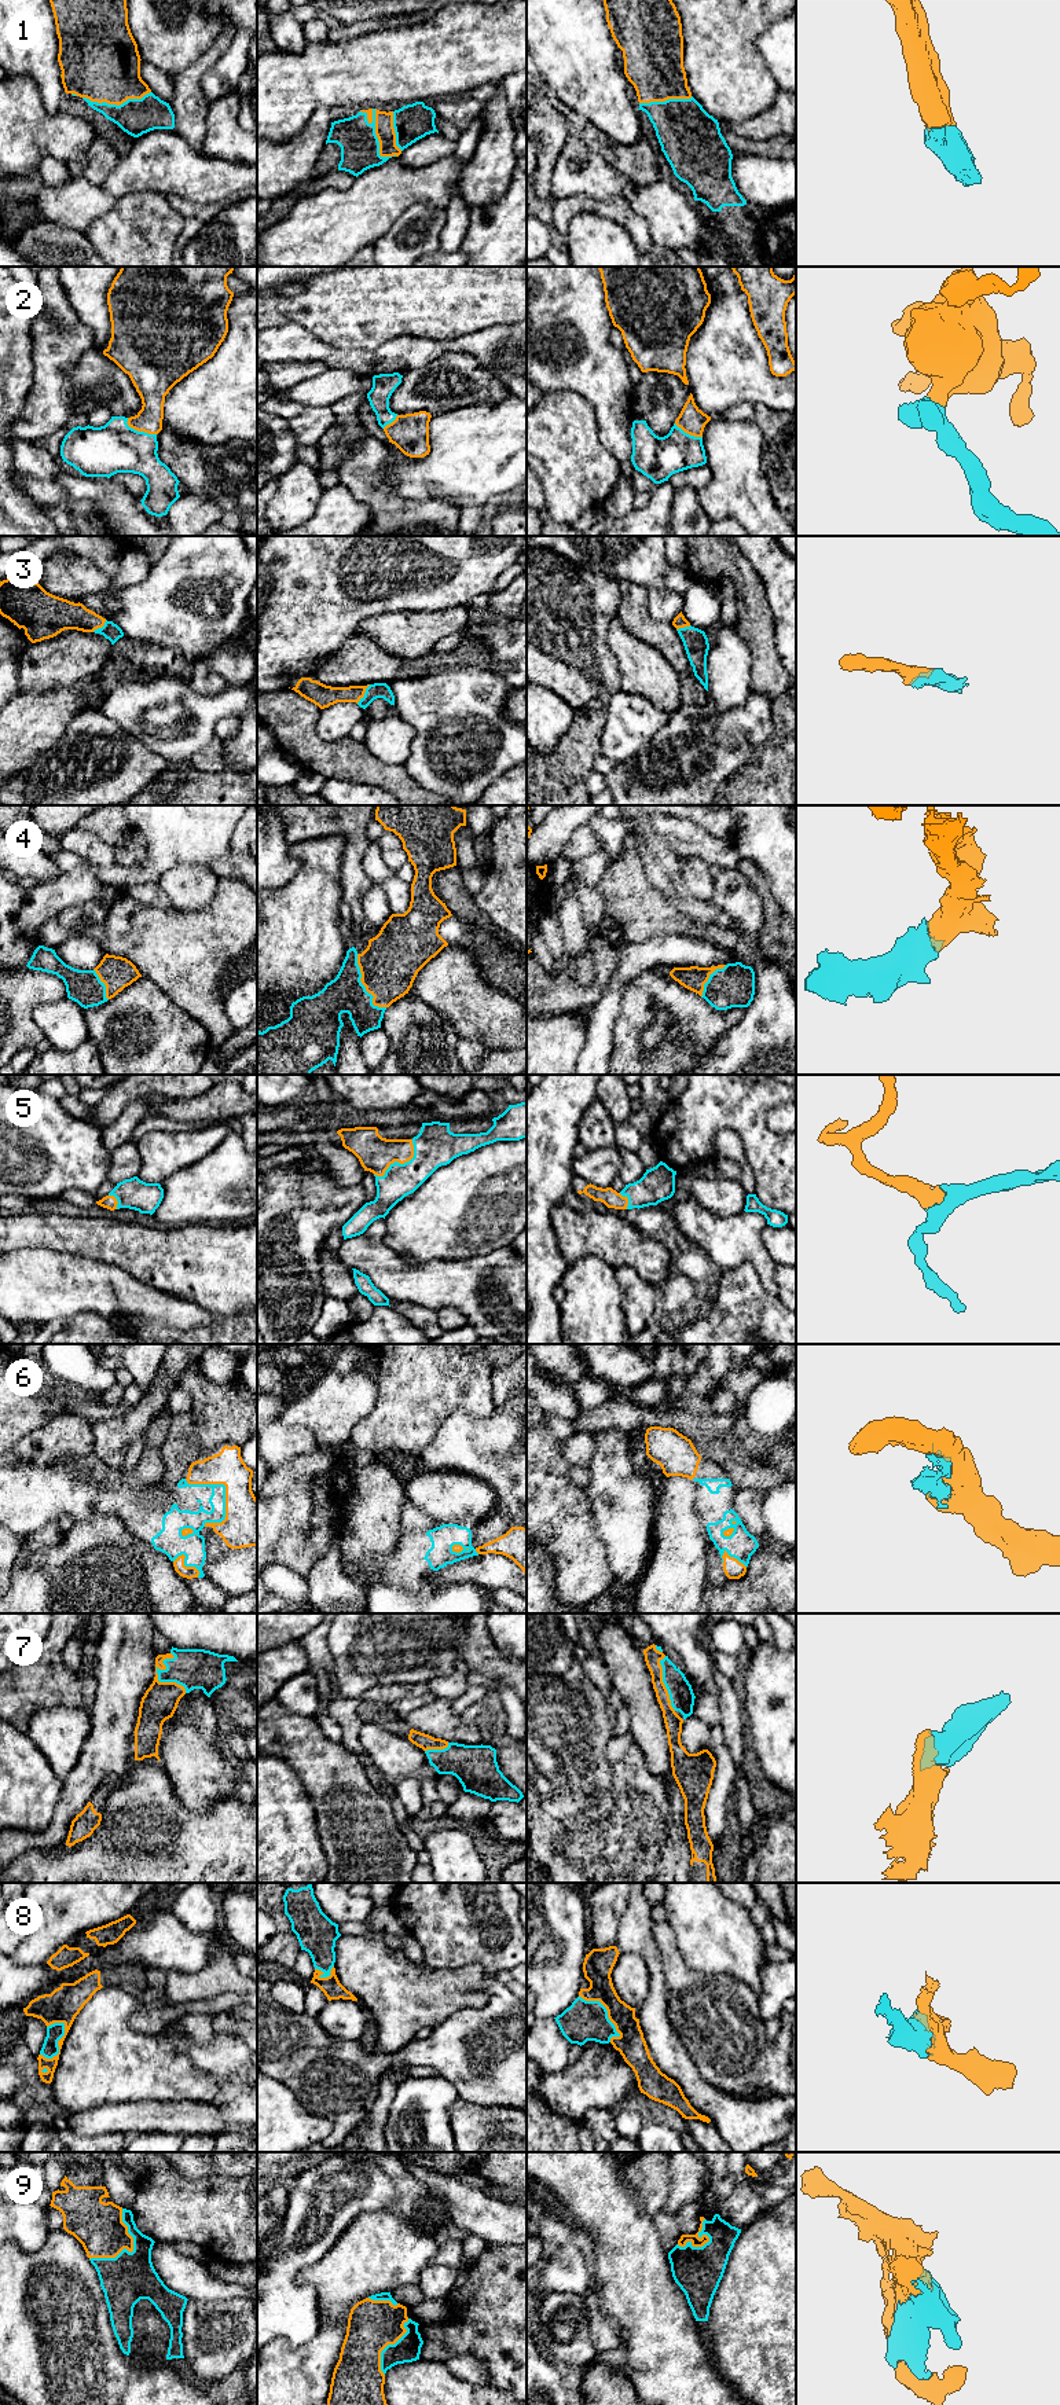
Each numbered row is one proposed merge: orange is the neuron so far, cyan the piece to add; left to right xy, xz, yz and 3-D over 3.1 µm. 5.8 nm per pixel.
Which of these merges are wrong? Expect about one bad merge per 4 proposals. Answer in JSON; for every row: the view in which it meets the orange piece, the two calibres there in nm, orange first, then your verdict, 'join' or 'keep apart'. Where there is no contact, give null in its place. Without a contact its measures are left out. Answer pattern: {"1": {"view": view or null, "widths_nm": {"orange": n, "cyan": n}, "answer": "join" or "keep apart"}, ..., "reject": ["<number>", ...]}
{"1": {"view": "xz", "widths_nm": {"orange": 110, "cyan": 220}, "answer": "join"}, "2": {"view": "xy", "widths_nm": {"orange": 160, "cyan": 300}, "answer": "join"}, "3": {"view": "xz", "widths_nm": {"orange": 130, "cyan": 100}, "answer": "join"}, "4": {"view": "xz", "widths_nm": {"orange": 340, "cyan": 220}, "answer": "join"}, "5": {"view": "xz", "widths_nm": {"orange": 200, "cyan": 240}, "answer": "join"}, "6": {"view": "xy", "widths_nm": {"orange": 260, "cyan": 100}, "answer": "join"}, "7": {"view": "xy", "widths_nm": {"orange": 200, "cyan": 240}, "answer": "join"}, "8": {"view": "yz", "widths_nm": {"orange": 170, "cyan": 240}, "answer": "join"}, "9": {"view": "xy", "widths_nm": {"orange": 280, "cyan": 280}, "answer": "join"}, "reject": []}

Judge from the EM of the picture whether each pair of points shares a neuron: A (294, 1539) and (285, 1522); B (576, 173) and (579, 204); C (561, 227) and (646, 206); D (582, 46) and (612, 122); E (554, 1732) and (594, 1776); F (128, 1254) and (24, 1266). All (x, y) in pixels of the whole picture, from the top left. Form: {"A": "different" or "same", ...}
{"A": "different", "B": "different", "C": "different", "D": "same", "E": "same", "F": "different"}

